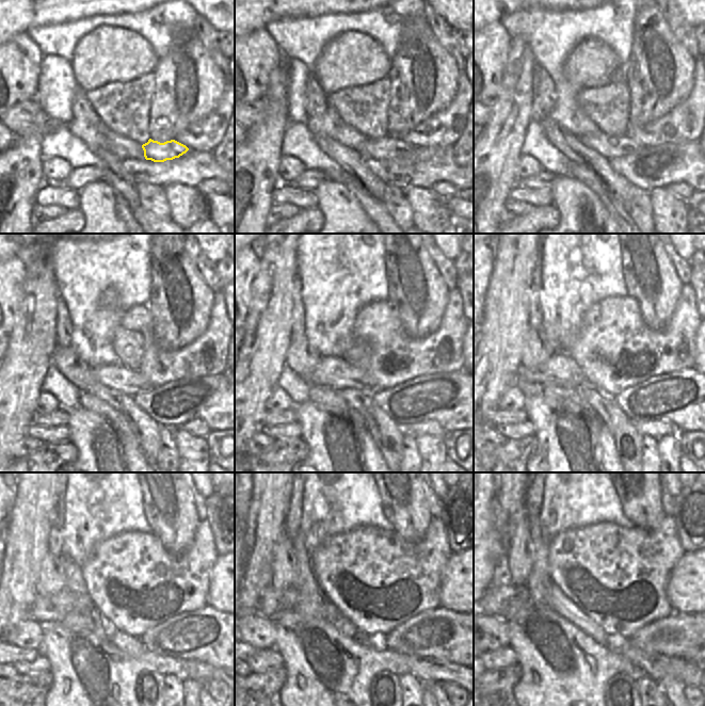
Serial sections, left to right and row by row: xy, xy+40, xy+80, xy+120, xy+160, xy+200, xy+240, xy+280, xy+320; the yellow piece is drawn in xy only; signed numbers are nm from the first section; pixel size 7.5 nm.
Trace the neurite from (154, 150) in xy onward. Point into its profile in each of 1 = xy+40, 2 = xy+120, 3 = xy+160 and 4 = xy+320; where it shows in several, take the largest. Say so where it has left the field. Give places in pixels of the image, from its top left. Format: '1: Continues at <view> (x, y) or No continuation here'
1: Continues at xy+40 (387, 147)
2: Continues at xy+120 (116, 376)
3: Continues at xy+160 (333, 372)
4: Continues at xy+320 (508, 600).

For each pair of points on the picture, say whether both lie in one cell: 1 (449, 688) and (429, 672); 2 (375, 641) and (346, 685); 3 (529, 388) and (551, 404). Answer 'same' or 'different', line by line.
1: different
2: different
3: different

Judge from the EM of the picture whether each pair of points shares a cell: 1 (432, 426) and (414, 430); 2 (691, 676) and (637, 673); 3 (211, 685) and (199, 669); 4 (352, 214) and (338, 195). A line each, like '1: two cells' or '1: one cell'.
1: one cell
2: two cells
3: two cells
4: one cell

